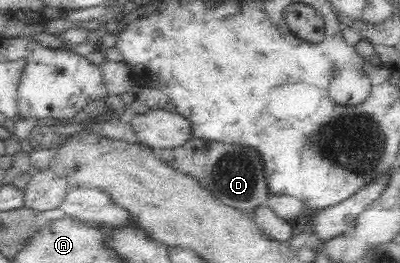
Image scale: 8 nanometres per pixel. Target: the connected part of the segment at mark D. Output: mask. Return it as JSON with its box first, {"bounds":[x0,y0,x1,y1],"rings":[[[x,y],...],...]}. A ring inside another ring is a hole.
{"bounds":[157,138,273,216],"rings":[[[187,138],[181,145],[157,150],[159,158],[188,173],[221,203],[251,216],[255,209],[265,206],[273,193],[267,178],[267,162],[257,146],[241,142]]]}

